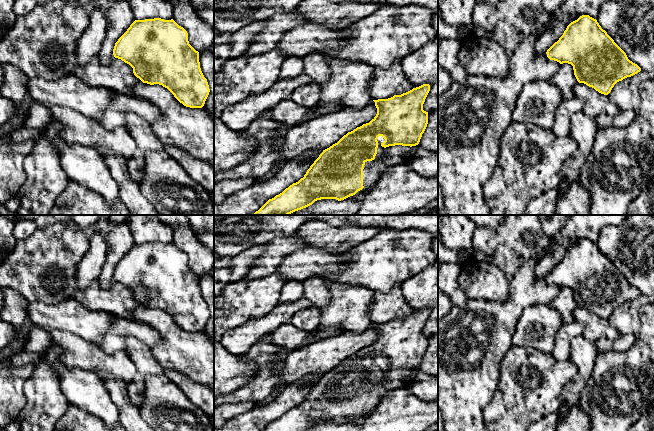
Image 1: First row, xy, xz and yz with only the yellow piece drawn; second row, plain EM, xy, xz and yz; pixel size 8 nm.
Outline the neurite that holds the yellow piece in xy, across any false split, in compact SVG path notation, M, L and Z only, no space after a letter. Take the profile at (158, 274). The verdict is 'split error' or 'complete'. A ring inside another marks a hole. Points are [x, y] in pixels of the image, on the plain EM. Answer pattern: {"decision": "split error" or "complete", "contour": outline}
{"decision": "complete", "contour": "M173 243L135 244L115 267L113 279L129 288L143 307L162 309L184 330L204 330L210 313L200 292L199 276L189 268L187 255Z"}

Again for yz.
{"decision": "complete", "contour": "M589 239L571 246L546 278L550 284L571 288L579 307L604 319L617 306L641 295Z"}

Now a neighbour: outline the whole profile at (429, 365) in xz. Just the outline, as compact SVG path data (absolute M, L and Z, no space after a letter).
M438 334L428 337L428 348L418 370L438 377Z

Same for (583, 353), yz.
M582 335L573 338L570 344L570 358L577 367L577 373L573 380L562 390L562 406L576 405L580 393L593 372L594 365L599 354L594 342L585 339Z

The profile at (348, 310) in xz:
M322 277L330 291L330 302L320 308L318 328L336 328L342 332L360 333L372 325L369 307L375 292L364 286L352 286Z

